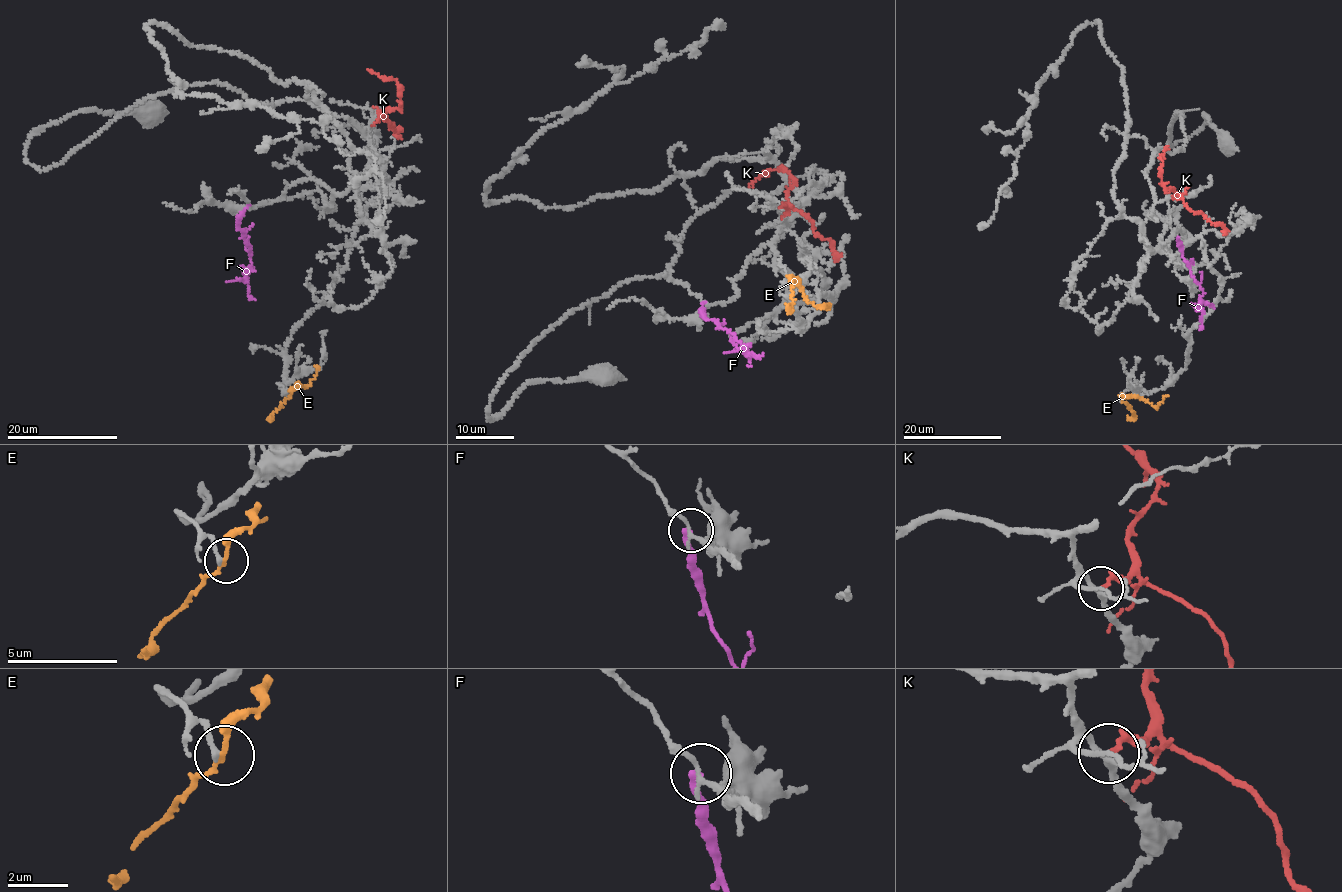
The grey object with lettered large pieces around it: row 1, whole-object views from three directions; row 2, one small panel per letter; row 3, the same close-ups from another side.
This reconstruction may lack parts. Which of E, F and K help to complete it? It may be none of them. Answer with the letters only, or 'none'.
none

